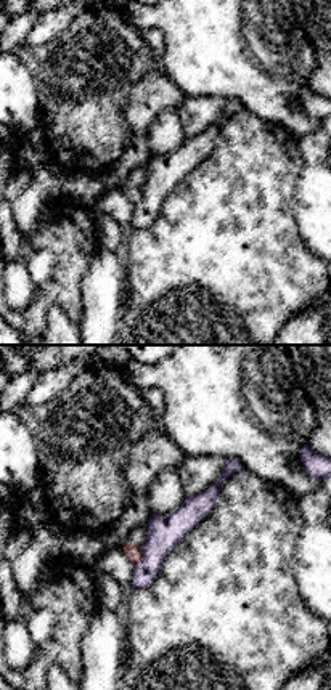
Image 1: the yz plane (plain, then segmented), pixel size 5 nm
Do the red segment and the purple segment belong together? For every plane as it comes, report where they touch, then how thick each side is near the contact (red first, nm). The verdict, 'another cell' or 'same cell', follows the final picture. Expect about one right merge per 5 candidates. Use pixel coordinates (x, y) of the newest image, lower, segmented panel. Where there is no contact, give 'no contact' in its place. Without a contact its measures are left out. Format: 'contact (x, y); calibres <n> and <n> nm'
contact (142, 556); calibres 80 and 180 nm

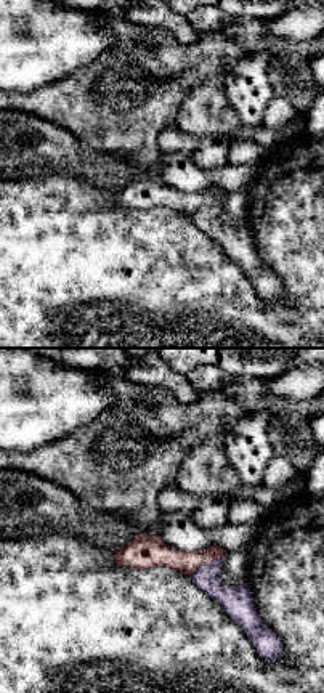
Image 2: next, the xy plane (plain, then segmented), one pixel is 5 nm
contact (207, 562); calibres 130 and 160 nm

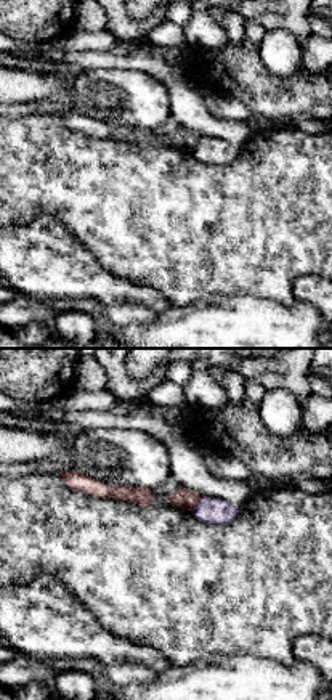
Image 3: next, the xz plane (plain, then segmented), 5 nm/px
contact (198, 501); calibres 100 and 140 nm

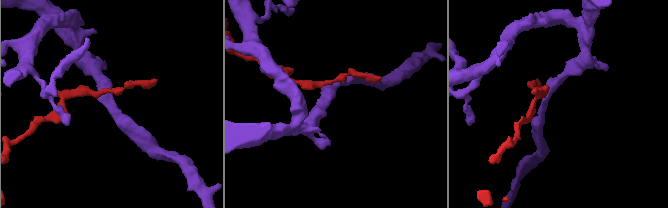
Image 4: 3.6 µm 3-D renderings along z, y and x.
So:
another cell

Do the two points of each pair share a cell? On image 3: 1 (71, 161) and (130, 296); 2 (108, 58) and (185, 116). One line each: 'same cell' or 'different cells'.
1: different cells
2: same cell

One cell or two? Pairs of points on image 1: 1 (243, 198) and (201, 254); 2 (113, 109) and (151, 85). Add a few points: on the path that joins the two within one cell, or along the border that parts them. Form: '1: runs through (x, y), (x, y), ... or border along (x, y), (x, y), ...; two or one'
1: runs through (233, 212), (228, 227), (216, 239); one
2: border along (151, 69), (132, 90), (127, 106), (130, 132); two

